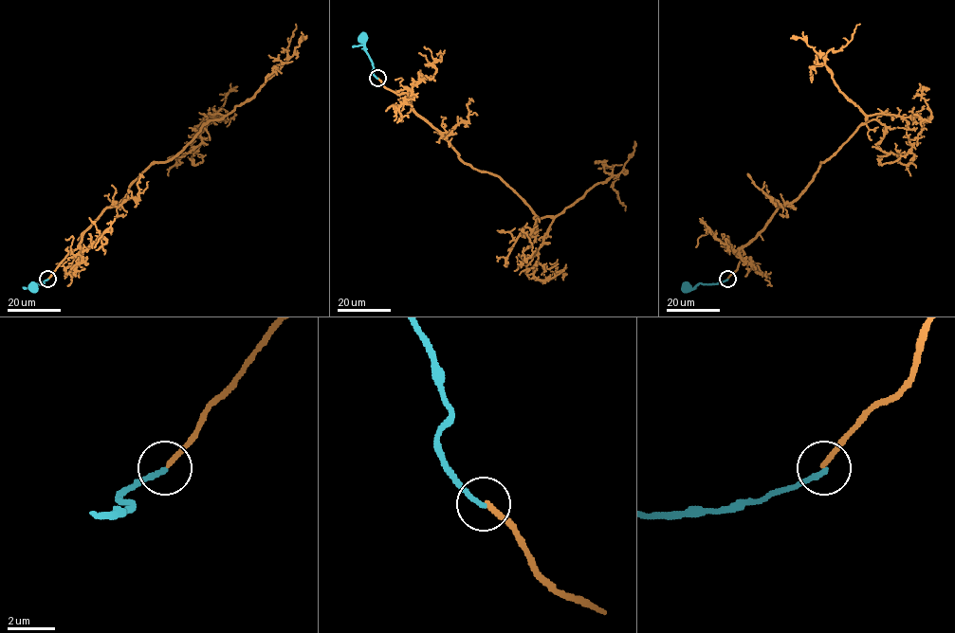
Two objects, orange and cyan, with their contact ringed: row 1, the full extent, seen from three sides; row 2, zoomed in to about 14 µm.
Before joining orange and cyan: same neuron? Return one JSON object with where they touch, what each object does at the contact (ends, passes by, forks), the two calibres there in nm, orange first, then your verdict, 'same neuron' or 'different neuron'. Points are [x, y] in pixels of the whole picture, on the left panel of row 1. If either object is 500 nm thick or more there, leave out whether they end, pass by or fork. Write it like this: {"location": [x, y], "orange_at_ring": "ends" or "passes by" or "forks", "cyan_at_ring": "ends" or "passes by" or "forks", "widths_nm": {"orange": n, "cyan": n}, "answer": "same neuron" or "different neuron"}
{"location": [47, 279], "orange_at_ring": "ends", "cyan_at_ring": "ends", "widths_nm": {"orange": 220, "cyan": 220}, "answer": "different neuron"}

